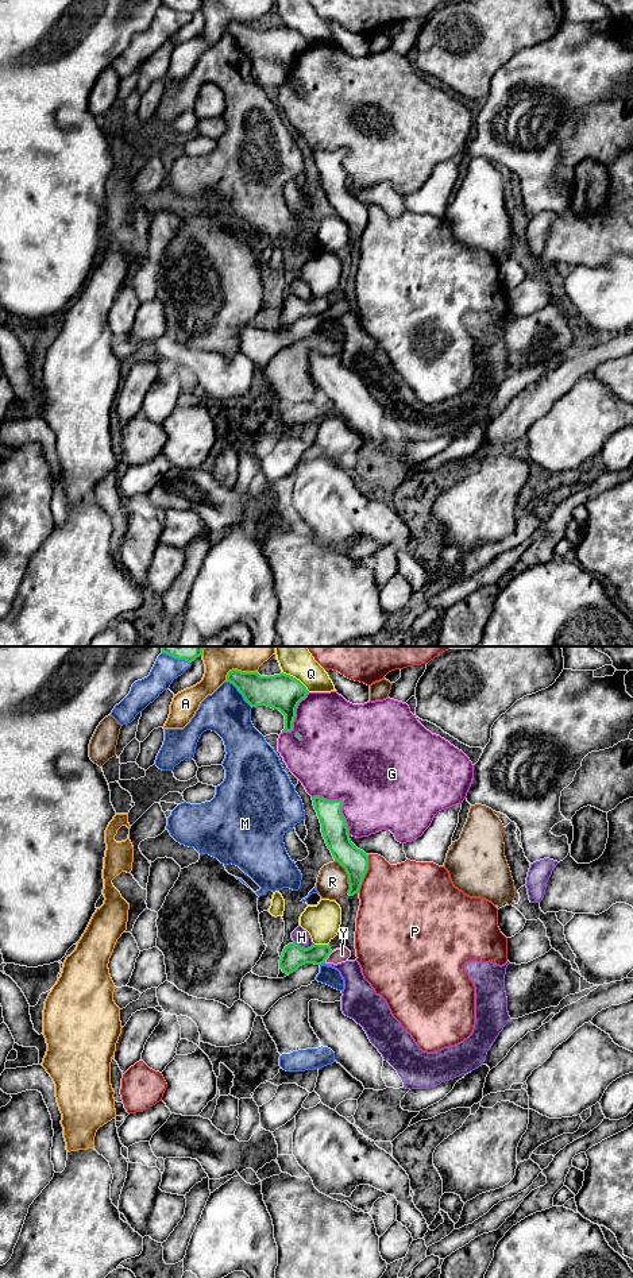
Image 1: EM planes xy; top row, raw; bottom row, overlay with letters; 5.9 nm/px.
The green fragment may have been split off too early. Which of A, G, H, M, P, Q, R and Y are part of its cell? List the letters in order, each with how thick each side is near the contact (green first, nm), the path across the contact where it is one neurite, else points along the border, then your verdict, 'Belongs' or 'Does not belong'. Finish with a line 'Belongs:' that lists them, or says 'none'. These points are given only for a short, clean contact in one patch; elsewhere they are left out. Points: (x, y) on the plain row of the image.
A: Thickness 190 nm (green) against 170 nm. Boundary: xy (257, 23), (231, 22), (226, 33). Does not belong
G: Thickness 160 nm (green) against 480 nm. Does not belong
H: Thickness 140 nm (green) against 100 nm. Boundary: xy (293, 294), (305, 300), (313, 297). Does not belong
M: Thickness 220 nm (green) against 260 nm. Does not belong
P: Thickness 160 nm (green) against 440 nm. Does not belong
Q: Thickness 220 nm (green) against 180 nm. Does not belong
R: Thickness 160 nm (green) against 190 nm. Does not belong
Y: Thickness 140 nm (green) against 90 nm. Boundary: xy (332, 304), (324, 313). Does not belong
Belongs: none

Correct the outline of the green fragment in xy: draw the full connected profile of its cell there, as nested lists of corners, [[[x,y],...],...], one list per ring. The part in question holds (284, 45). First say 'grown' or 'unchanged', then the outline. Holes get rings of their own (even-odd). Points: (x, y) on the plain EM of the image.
unchanged | [[[232,22],[227,27],[227,34],[238,40],[251,59],[267,58],[279,62],[285,67],[282,85],[293,82],[296,61],[309,45],[300,32],[283,24],[260,28],[258,24]]]

